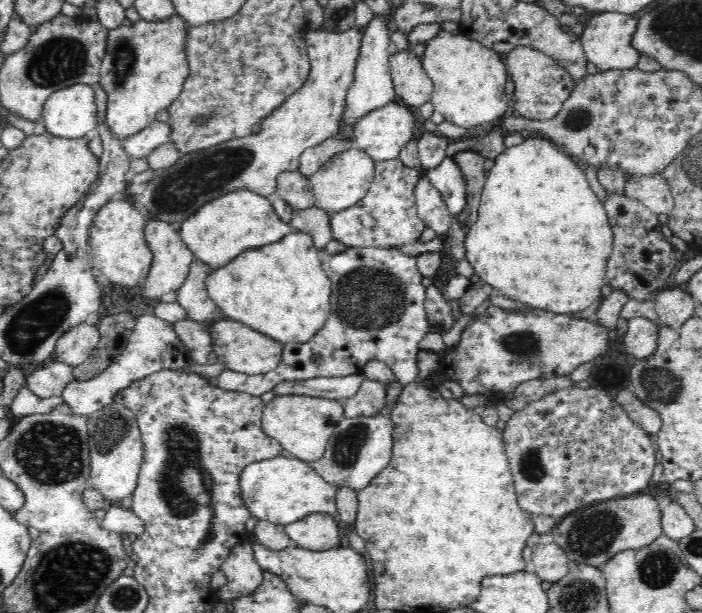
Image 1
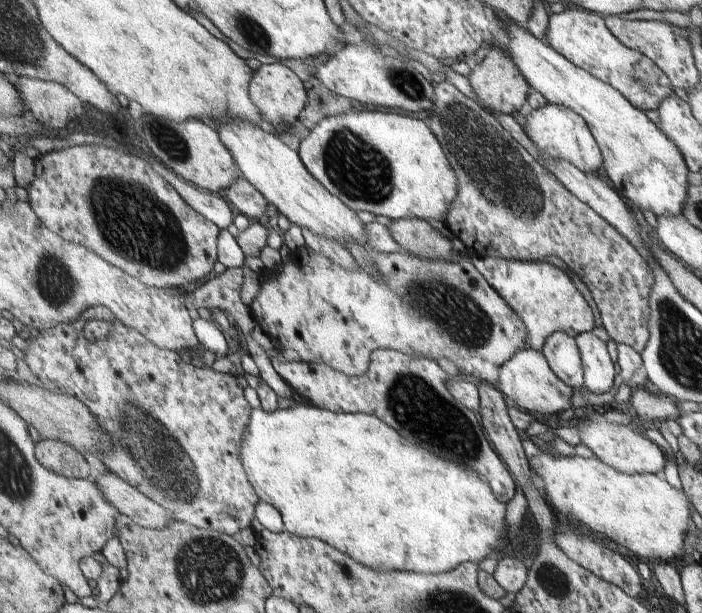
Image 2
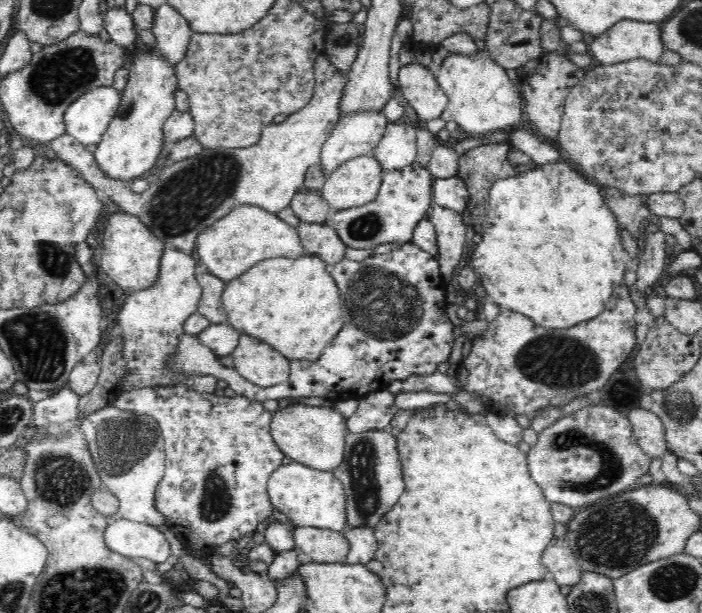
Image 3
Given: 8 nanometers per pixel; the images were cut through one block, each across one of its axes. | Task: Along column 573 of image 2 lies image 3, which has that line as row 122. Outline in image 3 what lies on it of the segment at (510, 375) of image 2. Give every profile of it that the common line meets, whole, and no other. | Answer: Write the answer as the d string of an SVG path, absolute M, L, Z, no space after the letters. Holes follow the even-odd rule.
M403 118L399 121L387 122L384 134L373 150L373 156L377 158L382 169L392 171L412 164L416 158L416 150L414 127Z

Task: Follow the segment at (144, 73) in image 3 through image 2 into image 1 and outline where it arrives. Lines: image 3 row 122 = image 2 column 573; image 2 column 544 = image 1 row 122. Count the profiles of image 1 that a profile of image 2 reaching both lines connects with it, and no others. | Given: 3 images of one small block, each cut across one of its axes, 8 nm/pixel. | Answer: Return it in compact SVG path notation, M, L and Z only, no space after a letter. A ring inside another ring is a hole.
M178 13L158 21L140 19L130 26L117 26L105 30L104 58L97 70L97 83L107 96L106 123L123 139L156 120L156 114L168 108L183 89L185 78L190 74L187 60L188 24Z

